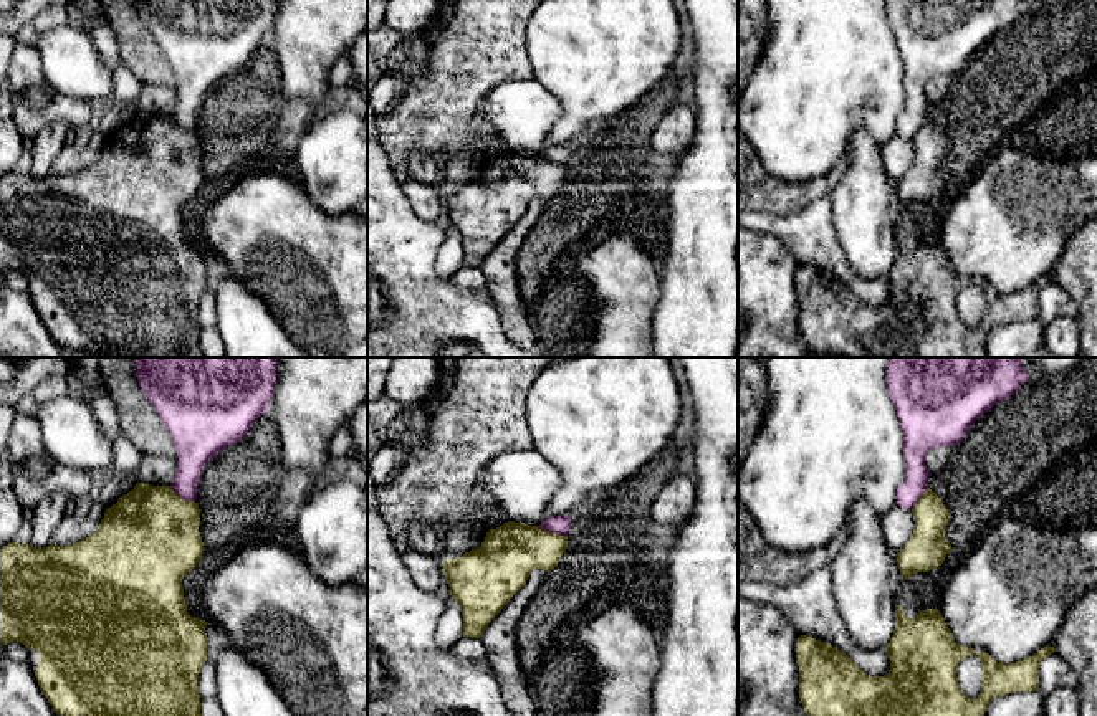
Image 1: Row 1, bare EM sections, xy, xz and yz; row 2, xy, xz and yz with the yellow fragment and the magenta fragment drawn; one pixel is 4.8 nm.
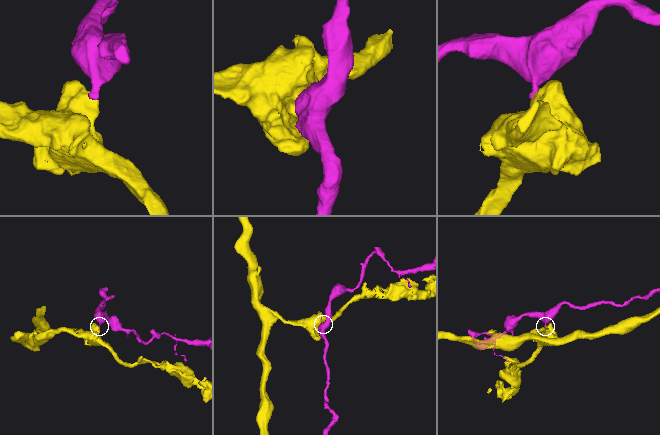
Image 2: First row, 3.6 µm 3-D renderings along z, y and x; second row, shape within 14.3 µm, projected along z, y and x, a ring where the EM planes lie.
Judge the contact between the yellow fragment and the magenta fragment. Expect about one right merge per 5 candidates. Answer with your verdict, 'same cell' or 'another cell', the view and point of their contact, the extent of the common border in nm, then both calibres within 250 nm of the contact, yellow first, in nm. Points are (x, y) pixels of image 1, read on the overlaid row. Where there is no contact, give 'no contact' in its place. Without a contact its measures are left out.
another cell; contact xz (553, 533); length 150 nm; calibres 280 and 100 nm

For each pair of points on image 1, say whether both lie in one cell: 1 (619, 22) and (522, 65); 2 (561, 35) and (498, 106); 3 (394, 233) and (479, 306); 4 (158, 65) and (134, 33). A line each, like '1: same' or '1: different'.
1: different
2: different
3: same
4: same

